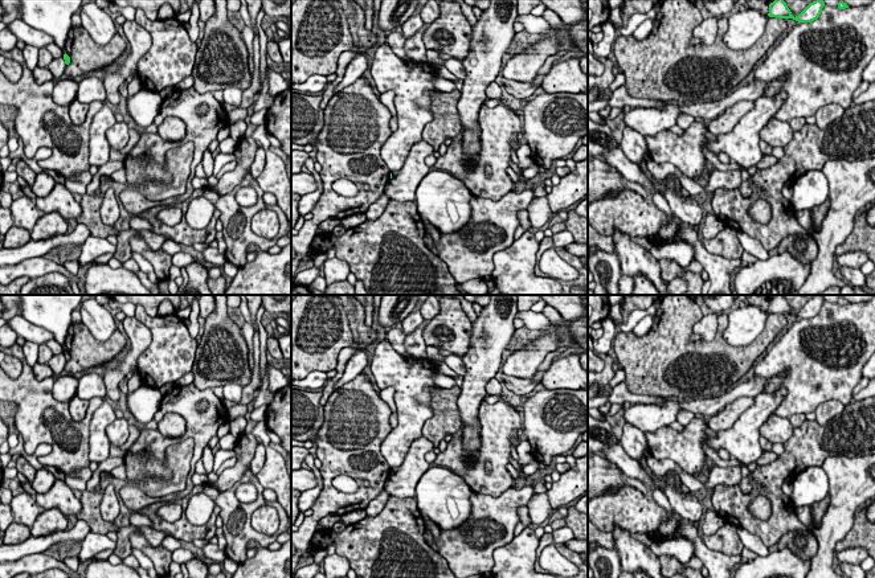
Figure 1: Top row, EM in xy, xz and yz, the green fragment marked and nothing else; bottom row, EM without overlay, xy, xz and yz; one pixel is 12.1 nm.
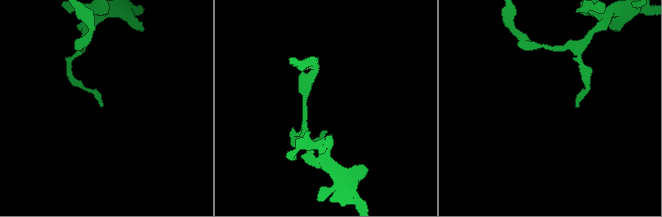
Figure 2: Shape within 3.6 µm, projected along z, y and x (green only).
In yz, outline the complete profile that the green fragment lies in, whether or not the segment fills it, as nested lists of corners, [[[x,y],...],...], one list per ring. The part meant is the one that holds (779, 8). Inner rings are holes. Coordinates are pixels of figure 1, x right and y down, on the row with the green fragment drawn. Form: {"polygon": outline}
{"polygon": [[[774,0],[769,4],[768,16],[778,19],[793,19],[798,22],[811,22],[819,17],[823,7],[823,0],[815,0],[794,17],[784,0]]]}

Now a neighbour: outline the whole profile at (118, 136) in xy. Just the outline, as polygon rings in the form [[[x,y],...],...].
[[[124,120],[120,123],[116,122],[111,128],[107,130],[106,138],[111,148],[124,148],[130,140],[130,128],[127,123]]]

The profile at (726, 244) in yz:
[[[725,226],[716,237],[704,239],[703,246],[711,254],[721,255],[727,259],[740,259],[744,249],[736,231],[733,227]]]

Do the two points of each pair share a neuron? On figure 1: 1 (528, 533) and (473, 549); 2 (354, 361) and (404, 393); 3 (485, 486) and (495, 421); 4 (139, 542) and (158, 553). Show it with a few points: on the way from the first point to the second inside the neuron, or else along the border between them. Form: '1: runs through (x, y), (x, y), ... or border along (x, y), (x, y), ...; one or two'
1: border along (514, 535), (507, 544), (494, 550), (494, 561); two
2: border along (371, 356), (368, 364); two
3: runs through (497, 470), (495, 437); one
4: runs through (143, 545), (154, 553); one

